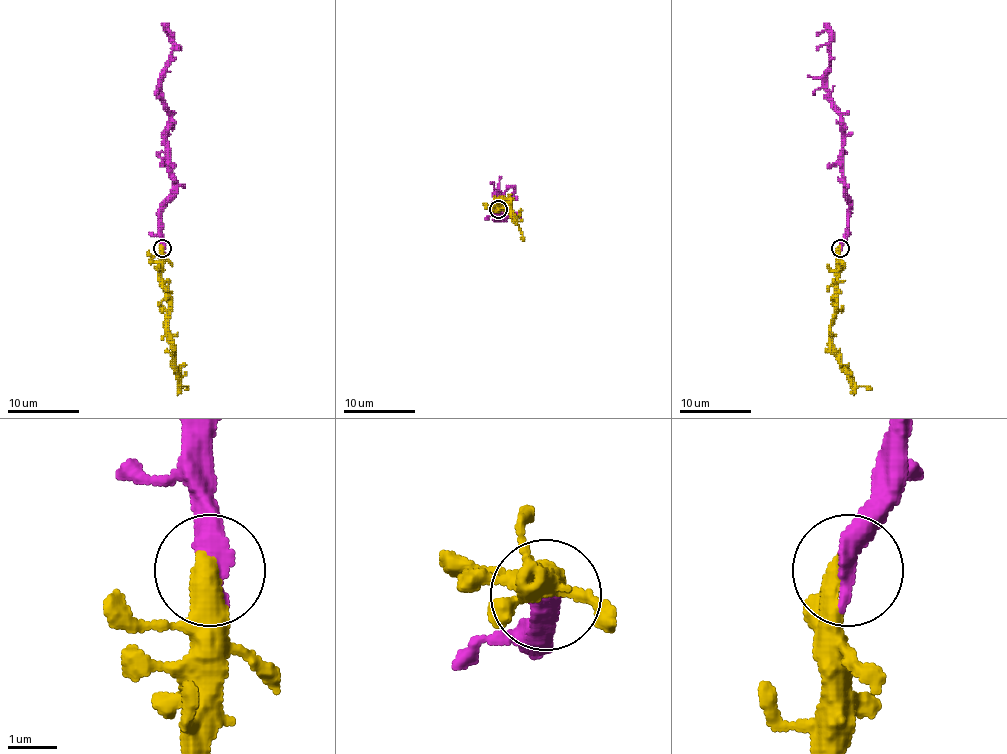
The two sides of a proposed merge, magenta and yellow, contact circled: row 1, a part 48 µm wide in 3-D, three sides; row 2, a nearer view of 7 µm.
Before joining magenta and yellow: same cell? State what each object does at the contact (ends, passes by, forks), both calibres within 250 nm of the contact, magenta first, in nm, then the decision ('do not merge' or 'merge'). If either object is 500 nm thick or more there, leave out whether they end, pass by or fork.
500 nm thick on the magenta side, 460 nm on the other; merge

